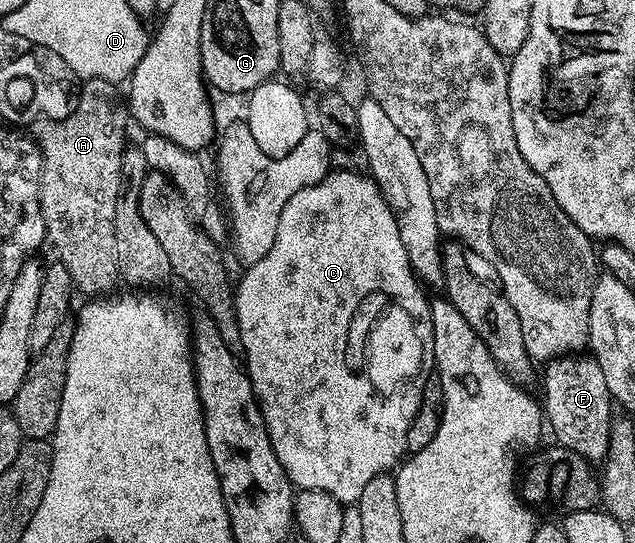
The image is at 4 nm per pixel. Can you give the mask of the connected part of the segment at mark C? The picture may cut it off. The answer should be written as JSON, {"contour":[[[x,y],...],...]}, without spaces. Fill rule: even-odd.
{"contour":[[[353,168],[334,169],[314,186],[295,192],[295,196],[287,200],[283,216],[279,216],[279,232],[275,232],[275,244],[271,244],[271,252],[267,252],[263,260],[248,267],[241,279],[236,279],[233,296],[239,320],[236,337],[245,349],[243,362],[261,406],[261,415],[275,448],[275,456],[279,456],[279,464],[283,464],[294,487],[330,493],[342,504],[357,503],[370,480],[375,480],[375,476],[380,474],[390,473],[406,457],[407,428],[411,428],[411,420],[415,420],[415,412],[421,403],[427,380],[434,373],[437,360],[431,302],[428,297],[425,299],[426,291],[407,260],[407,248],[403,248],[399,224],[372,177],[365,172],[356,174],[355,171]]]}

